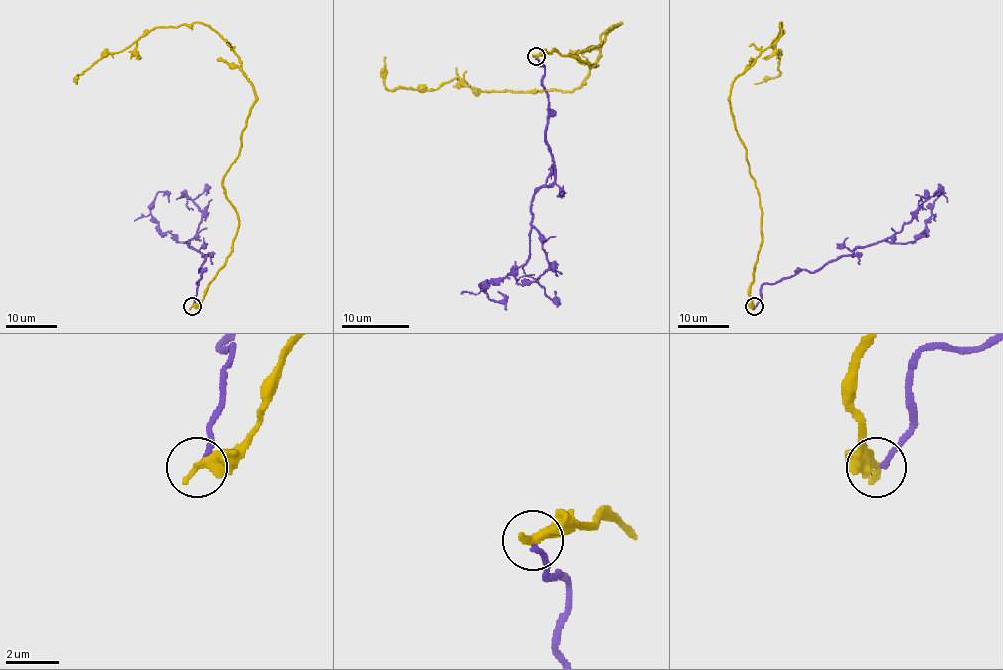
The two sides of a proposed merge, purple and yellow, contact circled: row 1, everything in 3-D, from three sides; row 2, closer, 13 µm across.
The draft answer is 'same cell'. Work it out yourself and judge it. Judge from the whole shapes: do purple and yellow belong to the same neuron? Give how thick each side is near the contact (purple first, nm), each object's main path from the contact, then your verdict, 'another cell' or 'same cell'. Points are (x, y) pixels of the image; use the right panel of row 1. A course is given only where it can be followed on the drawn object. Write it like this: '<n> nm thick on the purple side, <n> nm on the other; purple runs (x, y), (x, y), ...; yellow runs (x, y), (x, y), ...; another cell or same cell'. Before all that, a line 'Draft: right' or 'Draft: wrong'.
Draft: wrong
190 nm thick on the purple side, 420 nm on the other; purple runs (755, 306), (764, 284), (817, 271), (858, 247), (914, 243), (926, 231), (941, 191), (947, 202); yellow runs (754, 306), (761, 208), (729, 100), (737, 78), (778, 39), (780, 22), (772, 46), (780, 74), (754, 84); another cell

